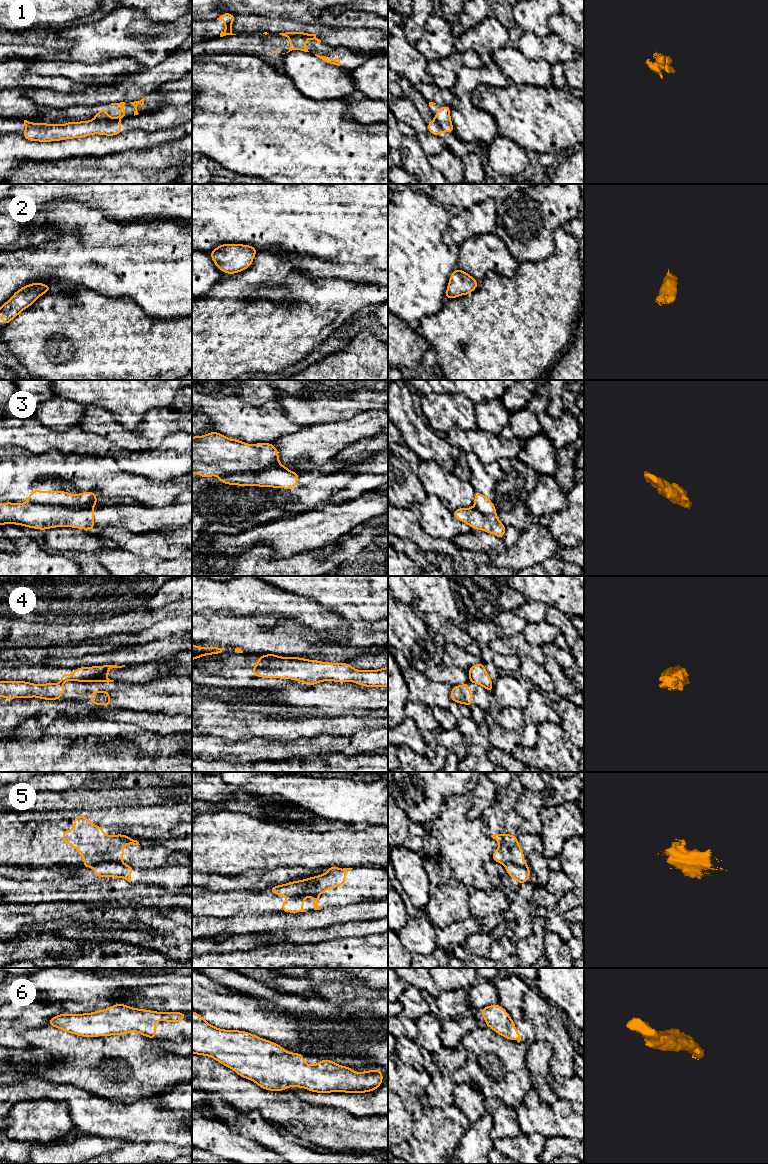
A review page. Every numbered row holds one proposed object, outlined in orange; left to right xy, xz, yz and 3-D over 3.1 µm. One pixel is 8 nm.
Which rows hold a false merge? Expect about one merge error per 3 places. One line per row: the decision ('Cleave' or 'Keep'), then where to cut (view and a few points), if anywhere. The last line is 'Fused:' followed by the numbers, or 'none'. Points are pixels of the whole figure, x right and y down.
1: Cleave. Split along xz (315, 36), (290, 36), (288, 38)
2: Keep. No split
3: Cleave. Split along xz (287, 468), (236, 471), (219, 477)
4: Cleave. Split along xz (261, 656), (266, 658), (280, 656)
5: Cleave. Split along xy (123, 862), (101, 862), (94, 867)
6: Keep. No split
Fused: 1, 3, 4, 5

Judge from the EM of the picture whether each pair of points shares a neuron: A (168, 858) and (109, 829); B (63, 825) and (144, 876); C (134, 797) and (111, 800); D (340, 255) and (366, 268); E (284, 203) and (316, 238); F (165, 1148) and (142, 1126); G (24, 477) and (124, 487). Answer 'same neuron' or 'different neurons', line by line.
A: same neuron
B: different neurons
C: same neuron
D: different neurons
E: same neuron
F: different neurons
G: same neuron

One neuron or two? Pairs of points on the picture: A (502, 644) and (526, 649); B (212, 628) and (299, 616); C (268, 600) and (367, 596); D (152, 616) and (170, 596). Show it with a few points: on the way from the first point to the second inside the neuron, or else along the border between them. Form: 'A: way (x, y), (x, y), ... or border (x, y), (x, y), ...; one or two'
A: way (508, 645), (520, 647); one
B: border (287, 619), (294, 620), (308, 630); two
C: border (287, 592), (309, 597), (318, 601), (330, 611); two
D: border (181, 600), (158, 608), (147, 606); two

